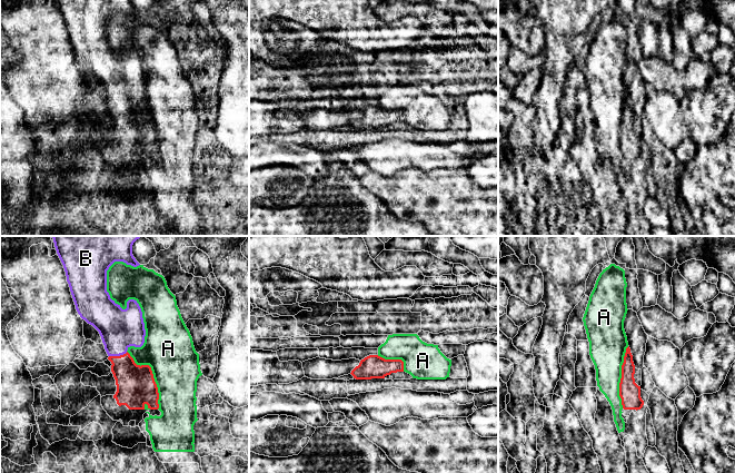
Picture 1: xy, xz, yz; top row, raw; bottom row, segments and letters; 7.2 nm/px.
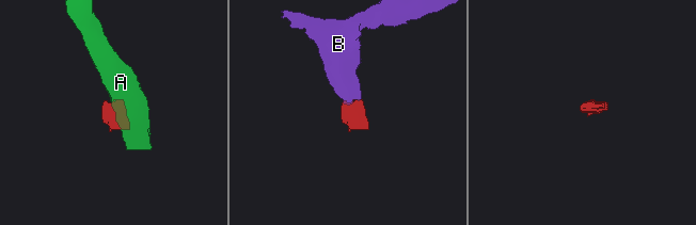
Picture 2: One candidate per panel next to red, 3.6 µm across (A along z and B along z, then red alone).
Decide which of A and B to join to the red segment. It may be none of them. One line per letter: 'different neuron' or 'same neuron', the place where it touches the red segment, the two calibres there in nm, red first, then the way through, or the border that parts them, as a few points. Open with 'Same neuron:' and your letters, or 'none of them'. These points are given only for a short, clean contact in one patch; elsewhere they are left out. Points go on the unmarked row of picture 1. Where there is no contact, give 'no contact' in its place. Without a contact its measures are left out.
Same neuron: B
A: different neuron; contact xy (152, 126); calibres 280 and 360 nm
B: same neuron; contact xy (118, 107); calibres 280 and 300 nm; way xy (136, 136), (118, 107), (119, 79)

